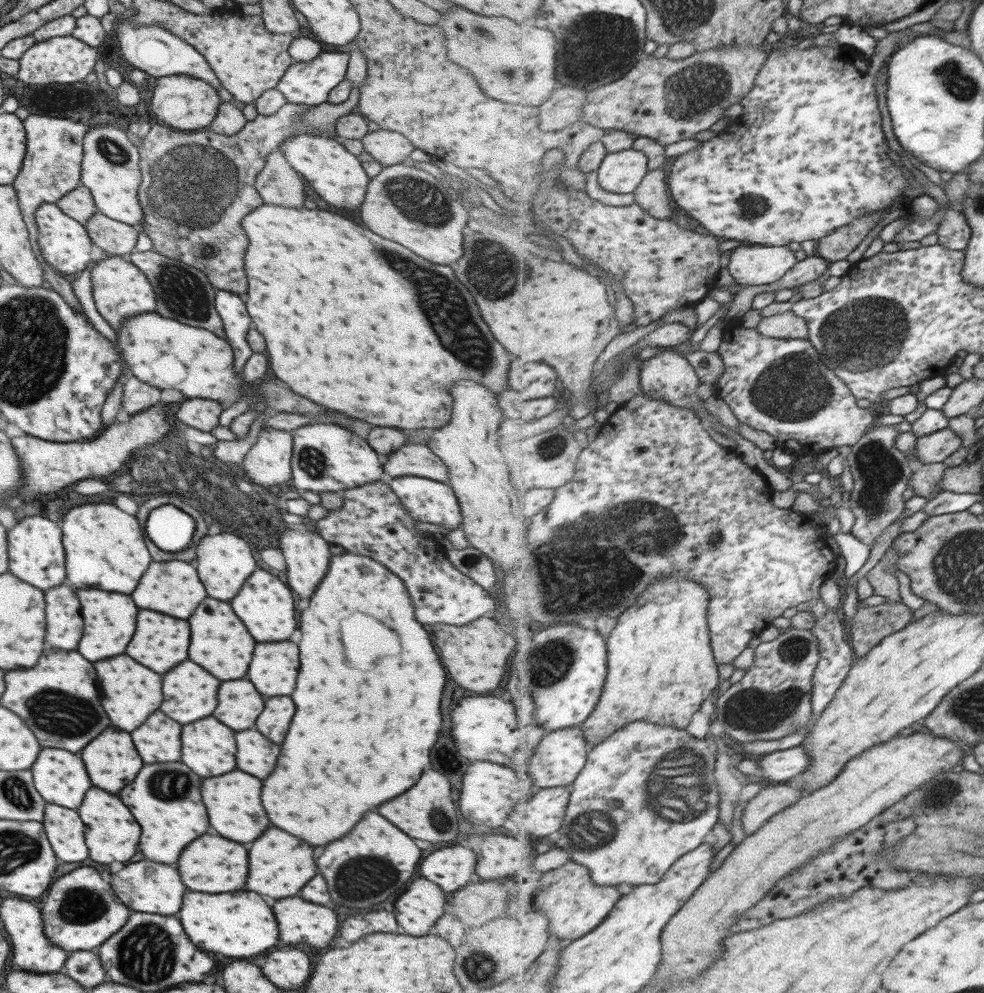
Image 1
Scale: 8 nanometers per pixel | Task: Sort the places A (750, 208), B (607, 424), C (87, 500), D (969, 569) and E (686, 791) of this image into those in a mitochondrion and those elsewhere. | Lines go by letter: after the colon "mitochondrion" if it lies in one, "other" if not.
A: mitochondrion
B: other
C: other
D: mitochondrion
E: mitochondrion

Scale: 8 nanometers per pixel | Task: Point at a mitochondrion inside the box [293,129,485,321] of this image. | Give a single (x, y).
(418, 199)

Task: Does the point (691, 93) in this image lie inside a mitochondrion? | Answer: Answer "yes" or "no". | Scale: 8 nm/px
yes

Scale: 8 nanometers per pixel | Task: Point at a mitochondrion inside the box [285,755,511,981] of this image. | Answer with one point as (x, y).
(355, 881)

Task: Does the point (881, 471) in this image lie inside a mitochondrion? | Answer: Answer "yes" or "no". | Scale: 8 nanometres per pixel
yes

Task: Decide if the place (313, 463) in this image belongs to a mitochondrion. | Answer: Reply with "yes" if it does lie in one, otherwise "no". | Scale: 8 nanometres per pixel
yes

